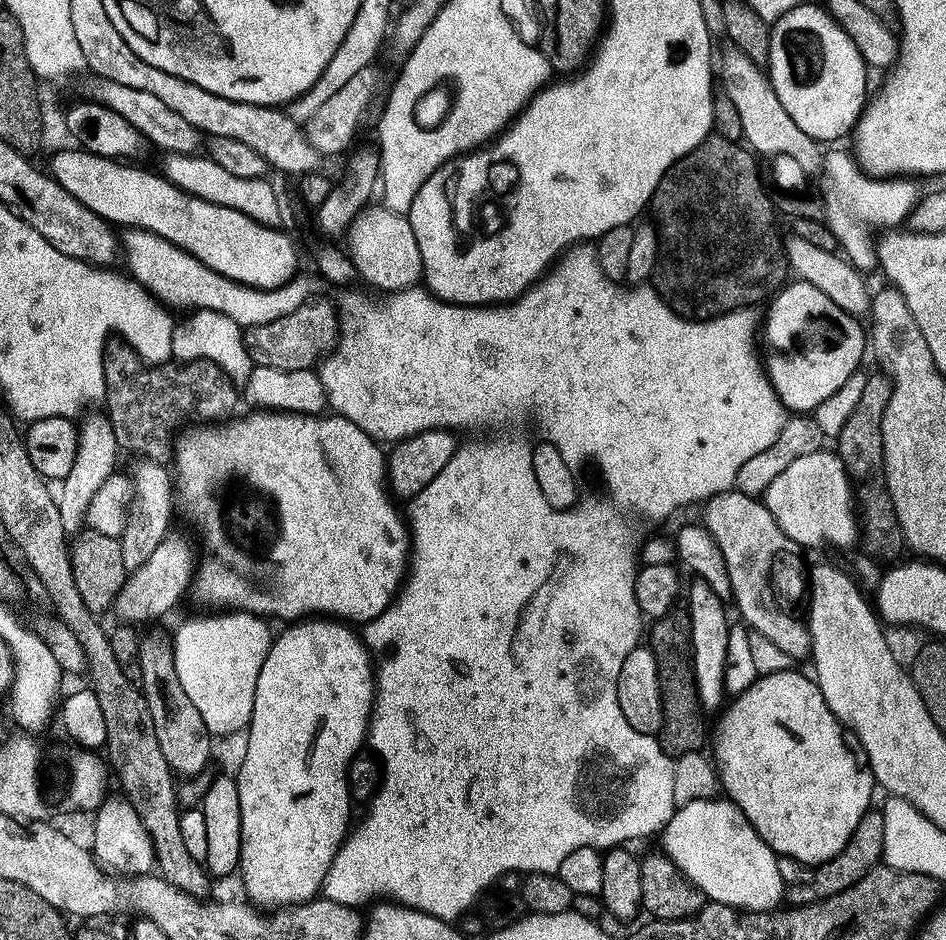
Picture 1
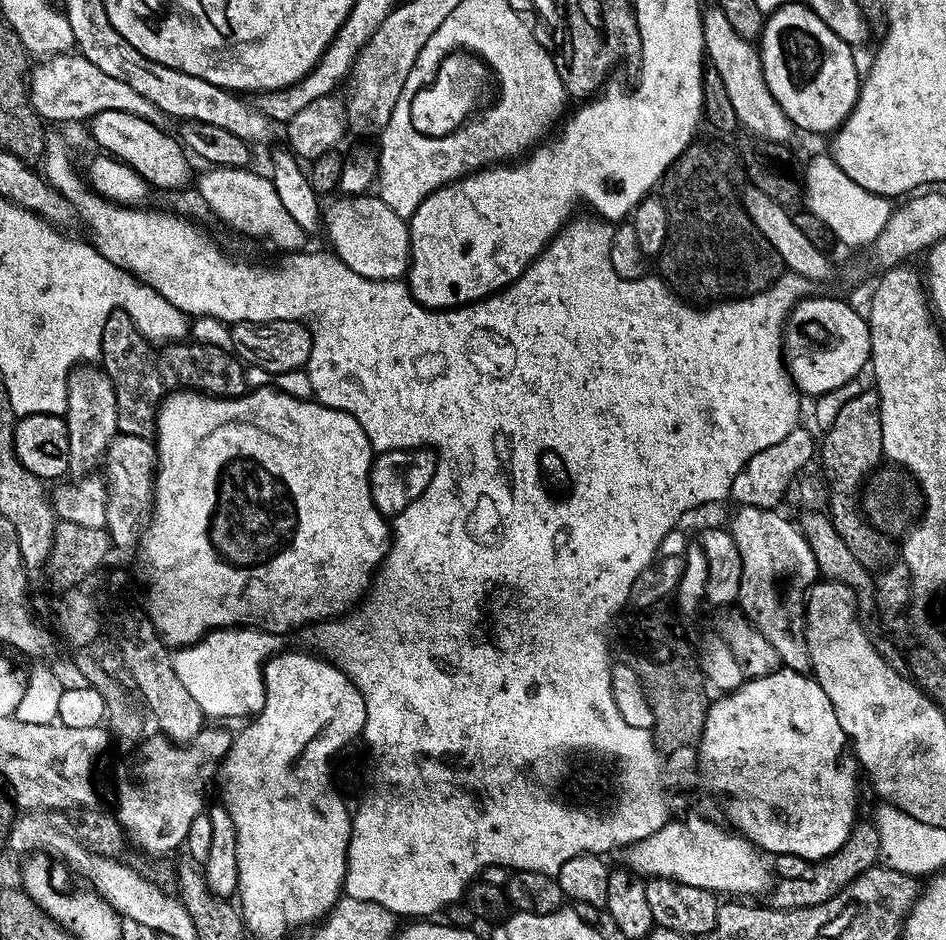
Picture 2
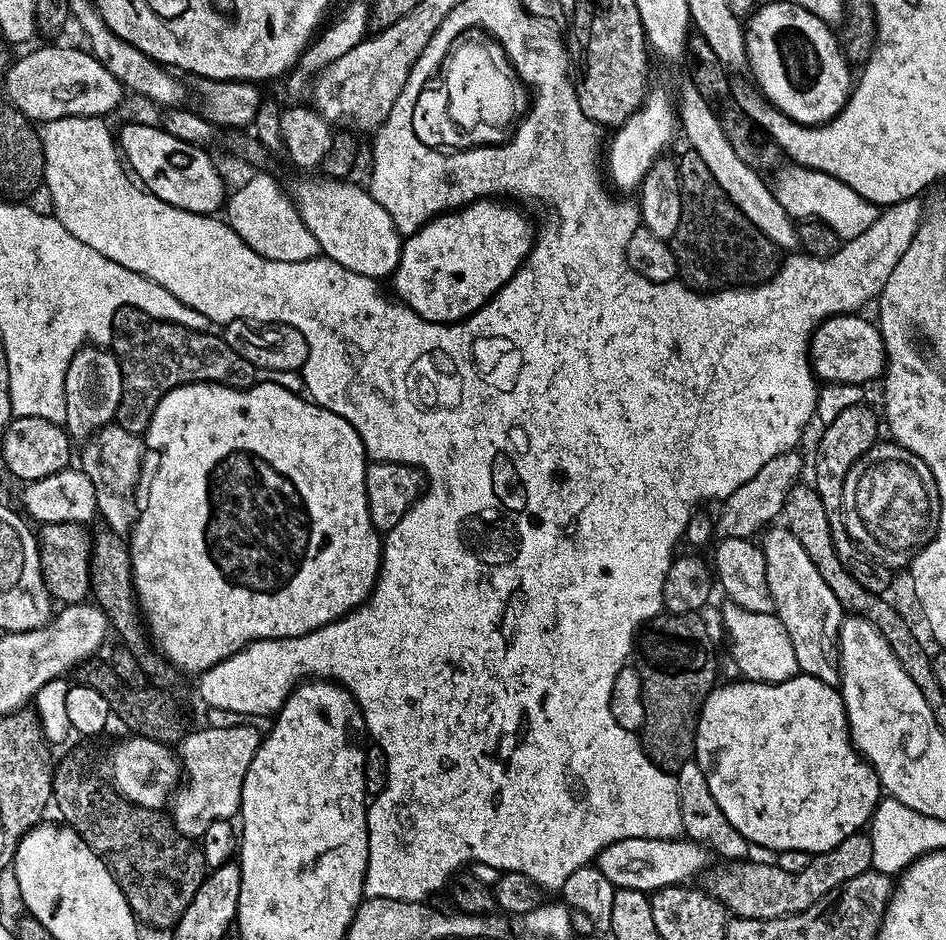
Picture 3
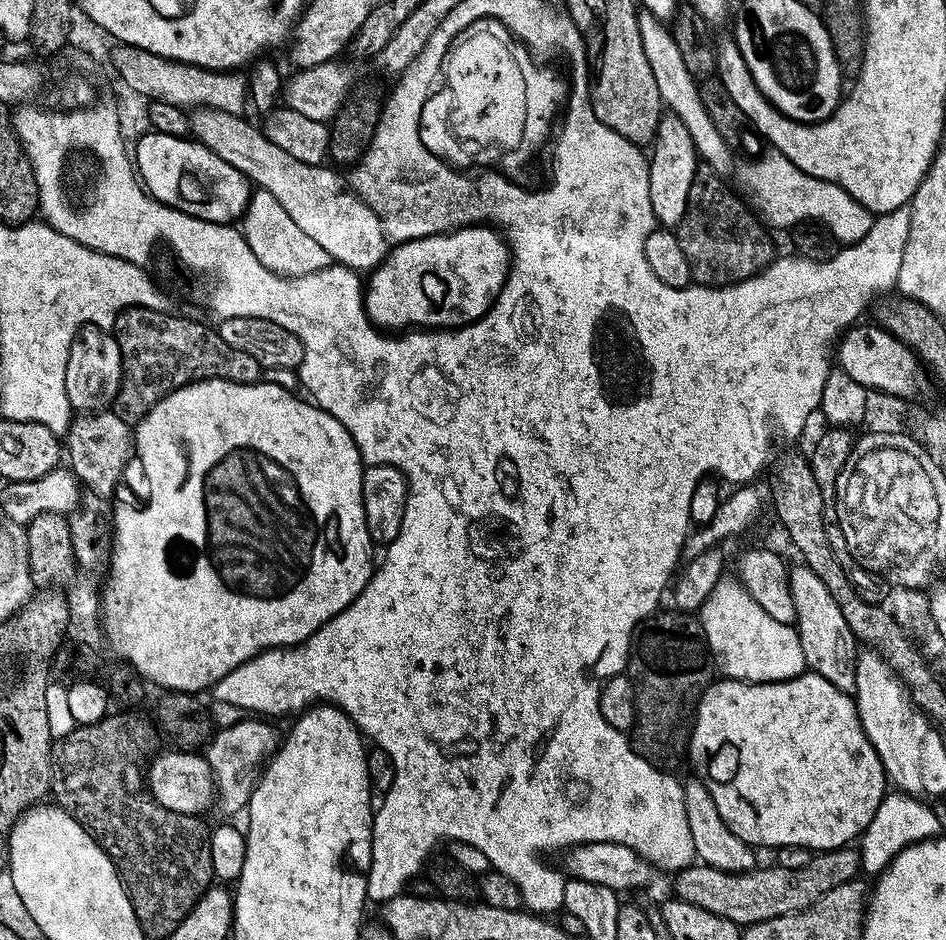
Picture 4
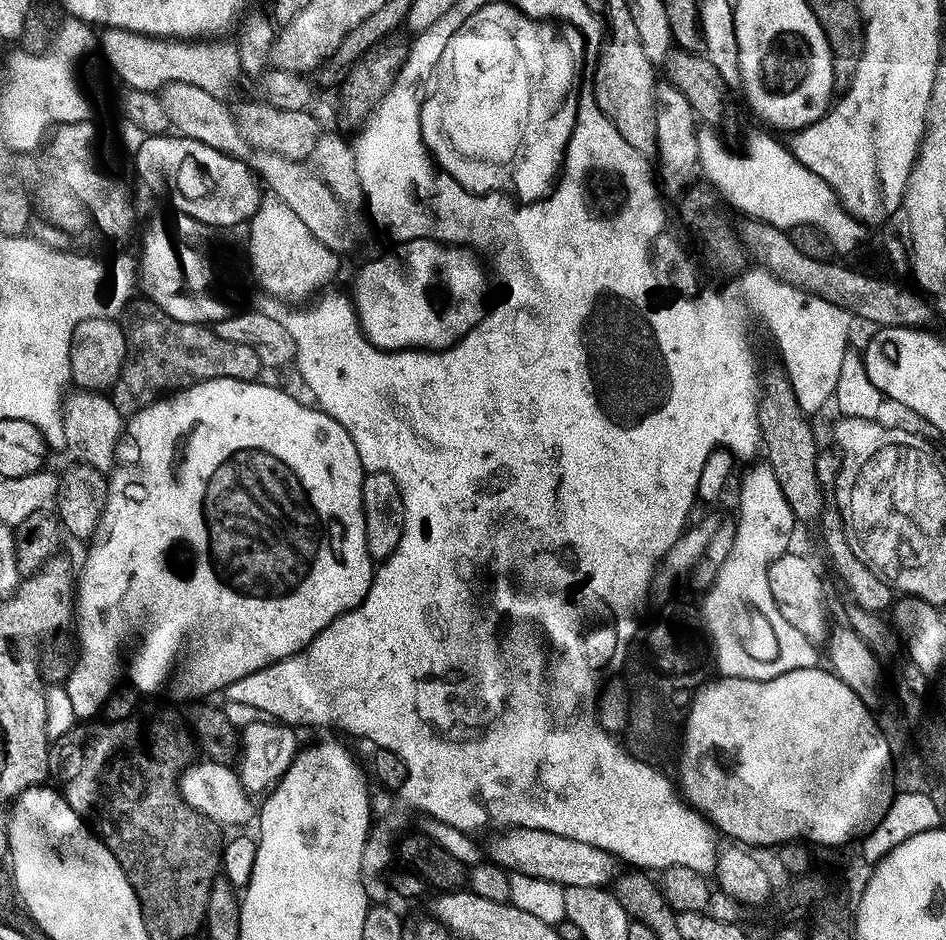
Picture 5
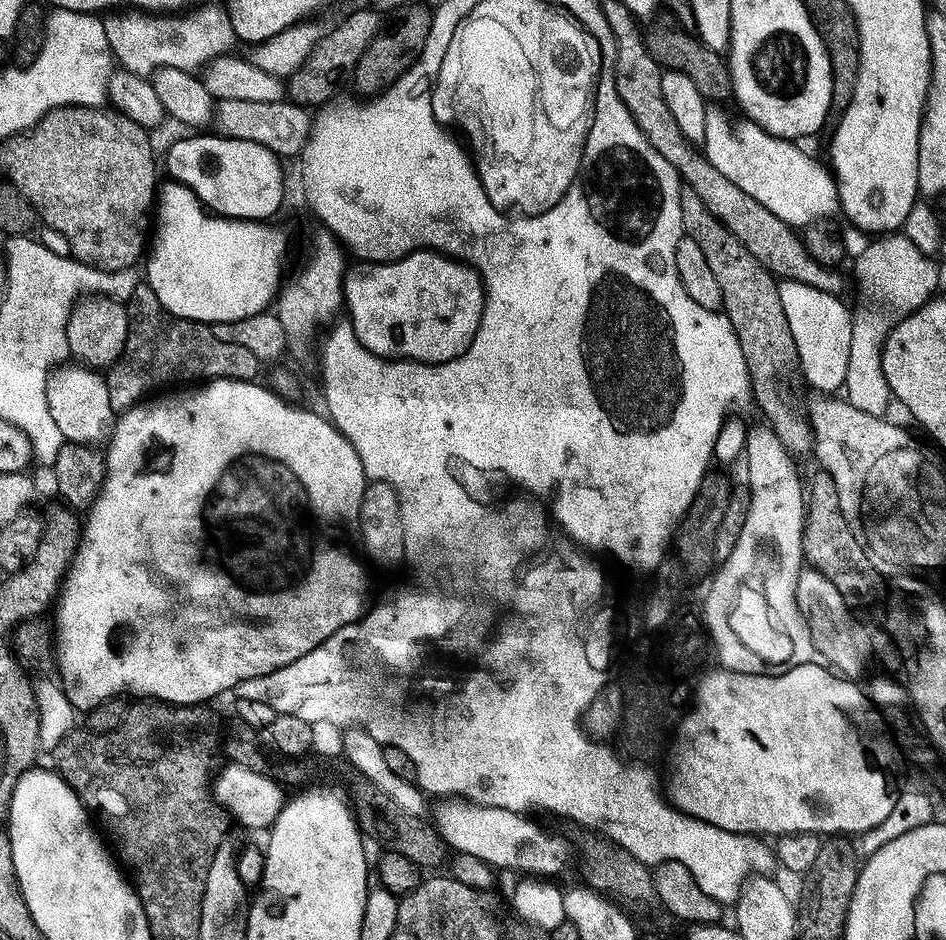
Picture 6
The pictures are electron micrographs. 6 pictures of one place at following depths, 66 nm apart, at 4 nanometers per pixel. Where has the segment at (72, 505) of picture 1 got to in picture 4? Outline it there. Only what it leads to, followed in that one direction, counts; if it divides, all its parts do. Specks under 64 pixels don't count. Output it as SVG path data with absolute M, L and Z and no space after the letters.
M81 328L73 338L66 358L66 398L70 398L73 413L91 414L111 409L121 382L122 354L115 335L102 328Z

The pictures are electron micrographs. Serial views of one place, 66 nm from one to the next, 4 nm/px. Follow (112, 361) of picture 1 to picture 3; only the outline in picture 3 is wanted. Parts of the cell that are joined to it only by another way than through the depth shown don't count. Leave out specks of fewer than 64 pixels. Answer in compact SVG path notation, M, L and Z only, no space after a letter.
M122 306L112 319L112 335L110 351L115 356L122 374L122 398L118 402L114 421L122 430L130 430L130 434L140 436L147 433L148 423L158 406L158 402L167 392L183 384L224 384L228 388L251 388L258 380L258 369L238 350L226 346L223 335L212 336L211 331L195 332L186 326L171 324L165 320L150 318L150 314L142 314L134 306Z

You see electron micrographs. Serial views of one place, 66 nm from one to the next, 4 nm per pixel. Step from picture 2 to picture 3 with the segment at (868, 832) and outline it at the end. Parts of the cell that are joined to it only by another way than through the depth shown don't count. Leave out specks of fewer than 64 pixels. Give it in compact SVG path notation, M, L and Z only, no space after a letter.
M863 831L855 832L850 838L838 842L838 846L829 852L813 855L800 872L782 870L775 862L750 863L734 862L729 865L730 868L705 871L702 876L703 891L722 902L733 917L773 920L804 912L814 906L814 902L832 895L836 889L850 882L850 878L858 878L858 874L869 871L872 866L872 843Z

